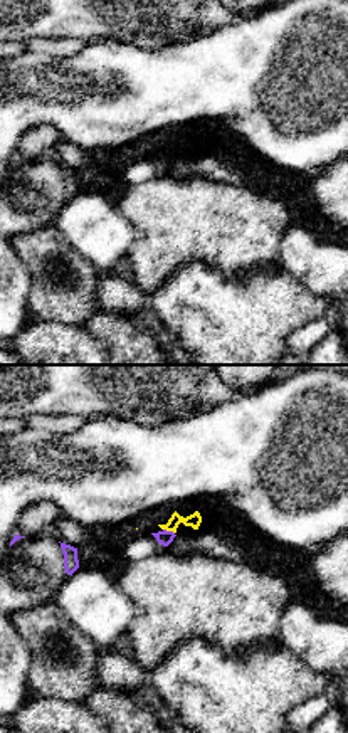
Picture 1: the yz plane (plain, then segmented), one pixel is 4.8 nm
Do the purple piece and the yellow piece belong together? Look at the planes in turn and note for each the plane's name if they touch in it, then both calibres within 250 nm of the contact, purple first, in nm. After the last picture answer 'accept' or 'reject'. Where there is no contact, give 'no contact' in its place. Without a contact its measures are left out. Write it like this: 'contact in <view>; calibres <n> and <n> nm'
contact in yz; calibres 70 and 70 nm

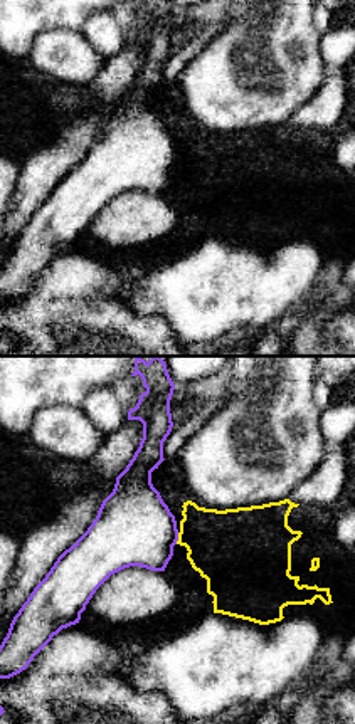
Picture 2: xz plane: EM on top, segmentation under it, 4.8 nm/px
contact in xz; calibres 360 and 360 nm

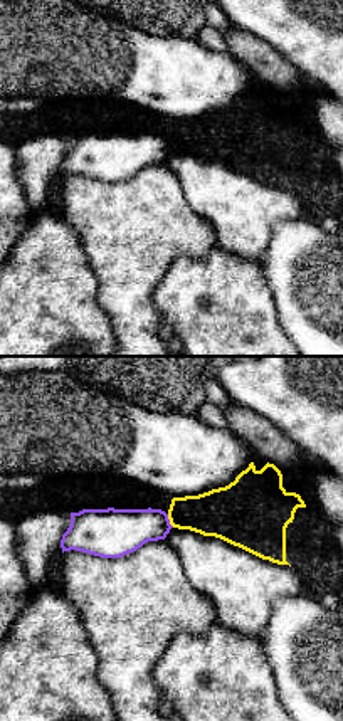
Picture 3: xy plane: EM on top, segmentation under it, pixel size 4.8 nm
contact in xy; calibres 220 and 220 nm

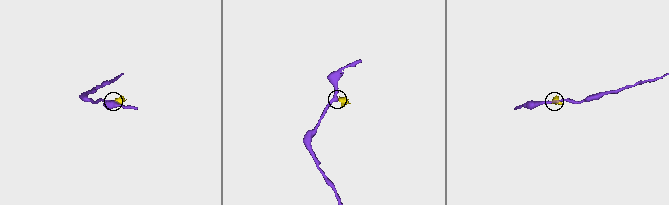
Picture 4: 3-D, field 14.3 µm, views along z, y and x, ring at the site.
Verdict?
reject

